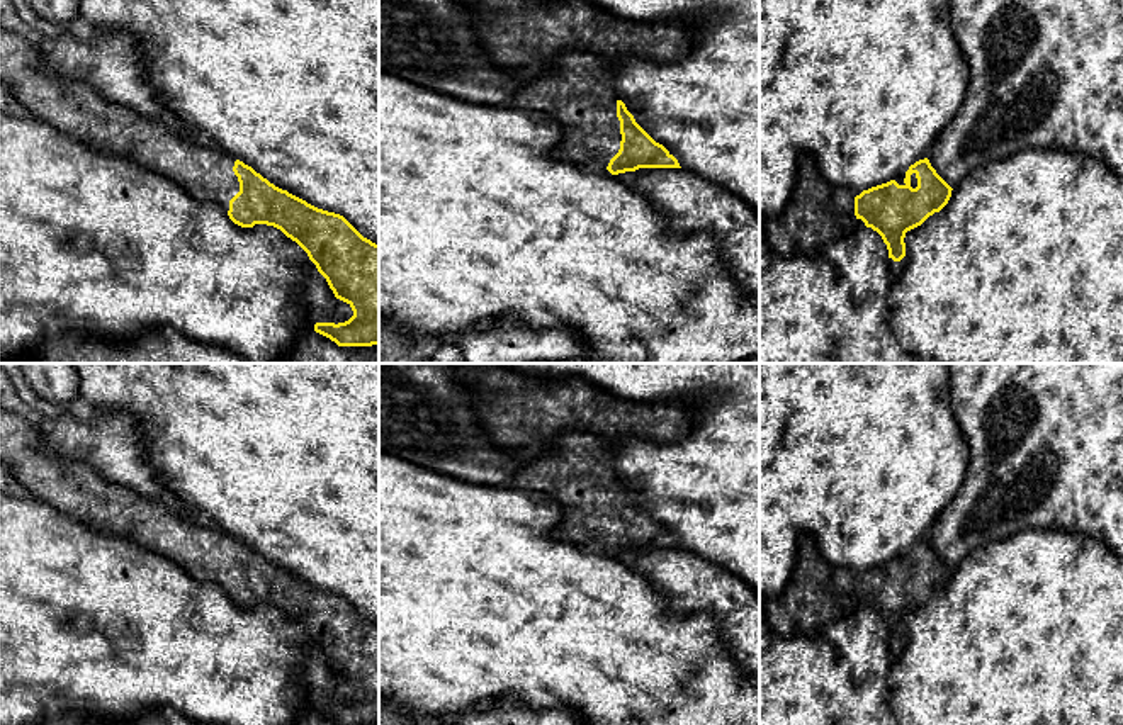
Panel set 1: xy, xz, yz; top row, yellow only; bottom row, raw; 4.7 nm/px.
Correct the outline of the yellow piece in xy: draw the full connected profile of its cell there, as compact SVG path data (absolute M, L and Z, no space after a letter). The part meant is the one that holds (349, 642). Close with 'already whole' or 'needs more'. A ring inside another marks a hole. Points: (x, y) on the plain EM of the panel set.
M0 411L0 462L27 492L90 528L136 542L182 567L199 582L214 584L241 608L267 604L296 621L326 659L335 677L347 683L353 696L345 703L316 703L314 711L336 725L379 725L379 625L364 618L343 596L318 589L270 564L251 547L202 518L151 501L102 477L90 465L49 448L42 430L20 414Z; needs more

